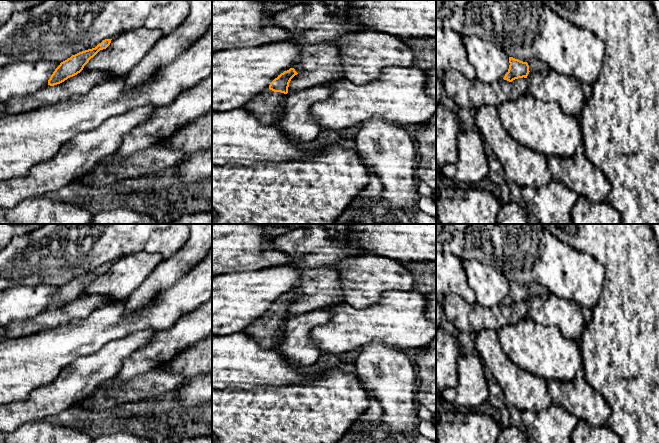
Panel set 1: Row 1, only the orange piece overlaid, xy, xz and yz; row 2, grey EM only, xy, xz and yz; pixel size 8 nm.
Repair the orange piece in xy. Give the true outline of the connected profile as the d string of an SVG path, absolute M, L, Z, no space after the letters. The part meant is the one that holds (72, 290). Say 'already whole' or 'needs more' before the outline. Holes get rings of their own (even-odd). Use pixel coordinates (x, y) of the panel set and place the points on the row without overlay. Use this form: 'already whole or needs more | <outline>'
already whole | M105 263L95 272L79 276L61 286L48 304L48 309L54 310L60 308L68 302L80 297L91 282L93 282L100 274L106 273L110 269L111 264L112 263Z

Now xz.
needs more | M294 292L284 295L275 302L269 312L252 322L242 332L253 338L264 348L273 348L282 339L282 327L288 317L291 303L298 297Z

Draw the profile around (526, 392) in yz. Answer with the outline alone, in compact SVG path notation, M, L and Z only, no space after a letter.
M487 327L473 335L475 353L477 353L484 366L487 367L499 384L508 406L518 411L542 411L552 404L552 398L547 390L547 381L517 367L502 350L497 331Z

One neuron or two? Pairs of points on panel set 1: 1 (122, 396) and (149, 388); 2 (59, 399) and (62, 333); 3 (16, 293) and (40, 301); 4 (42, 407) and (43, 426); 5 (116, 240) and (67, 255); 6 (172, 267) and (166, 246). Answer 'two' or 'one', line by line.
1: one
2: two
3: one
4: two
5: one
6: two

